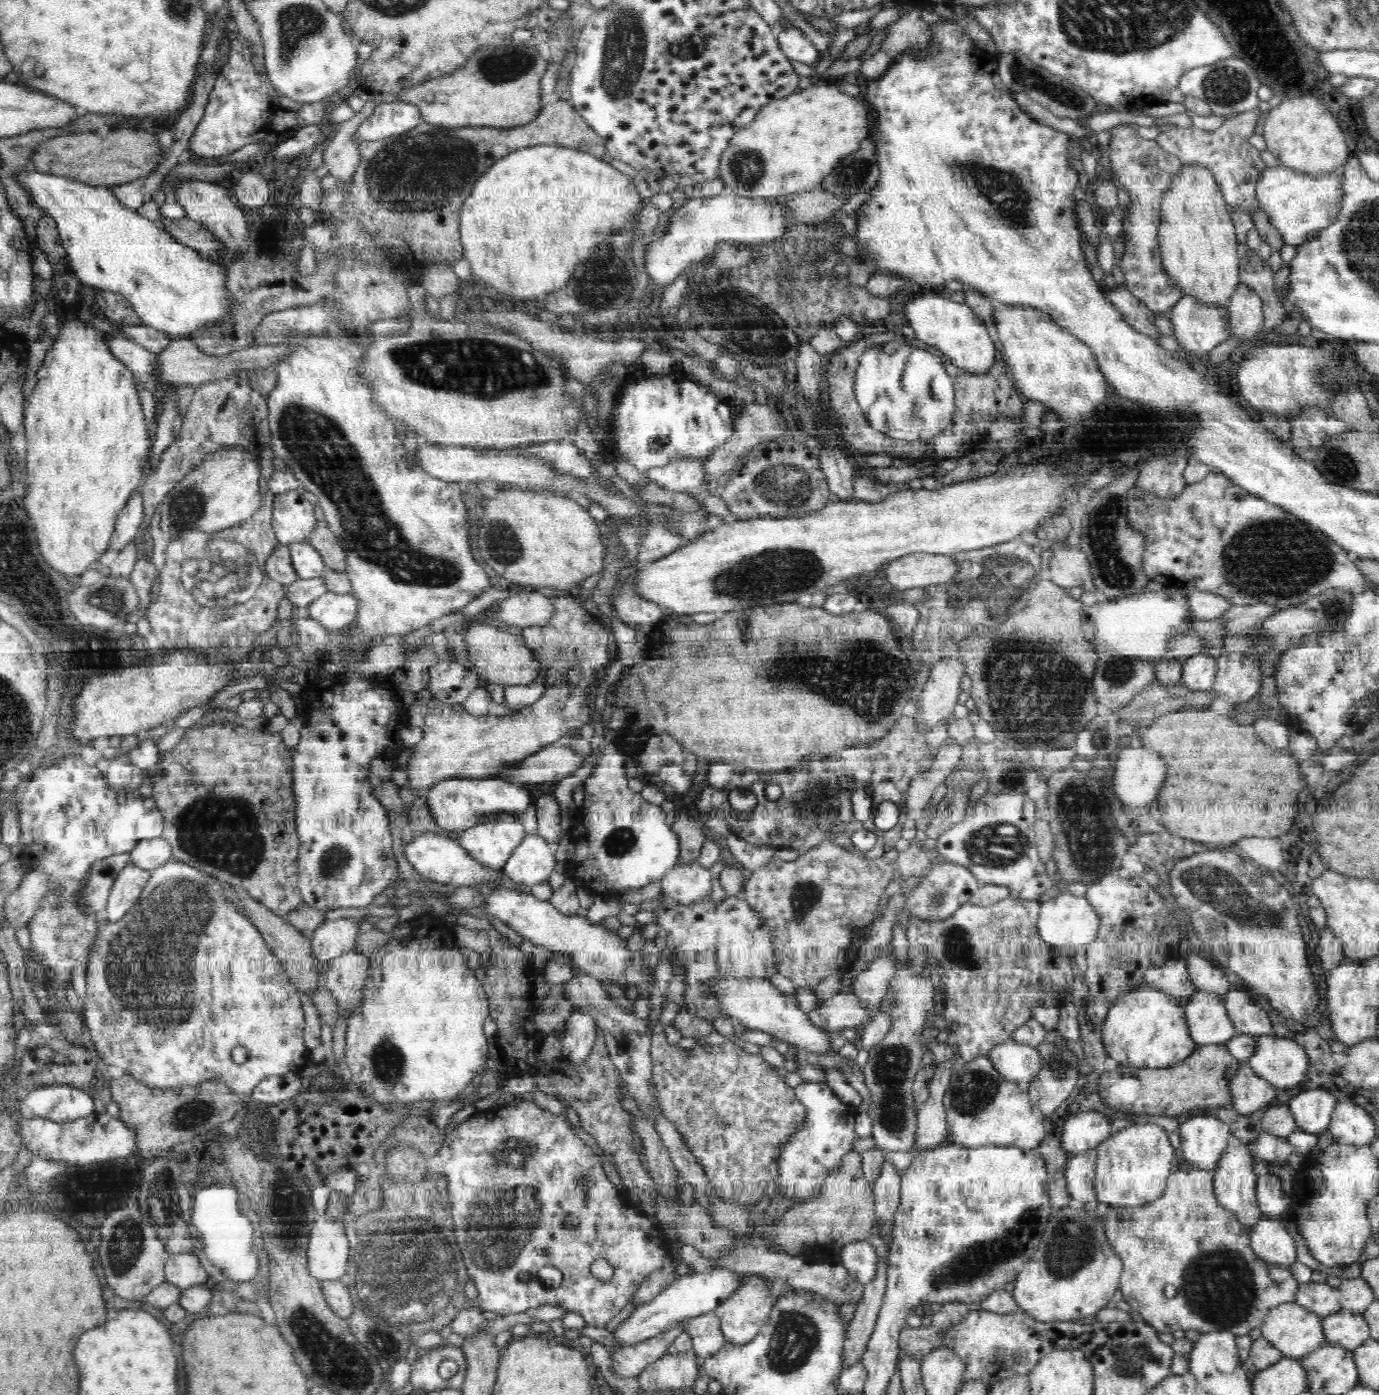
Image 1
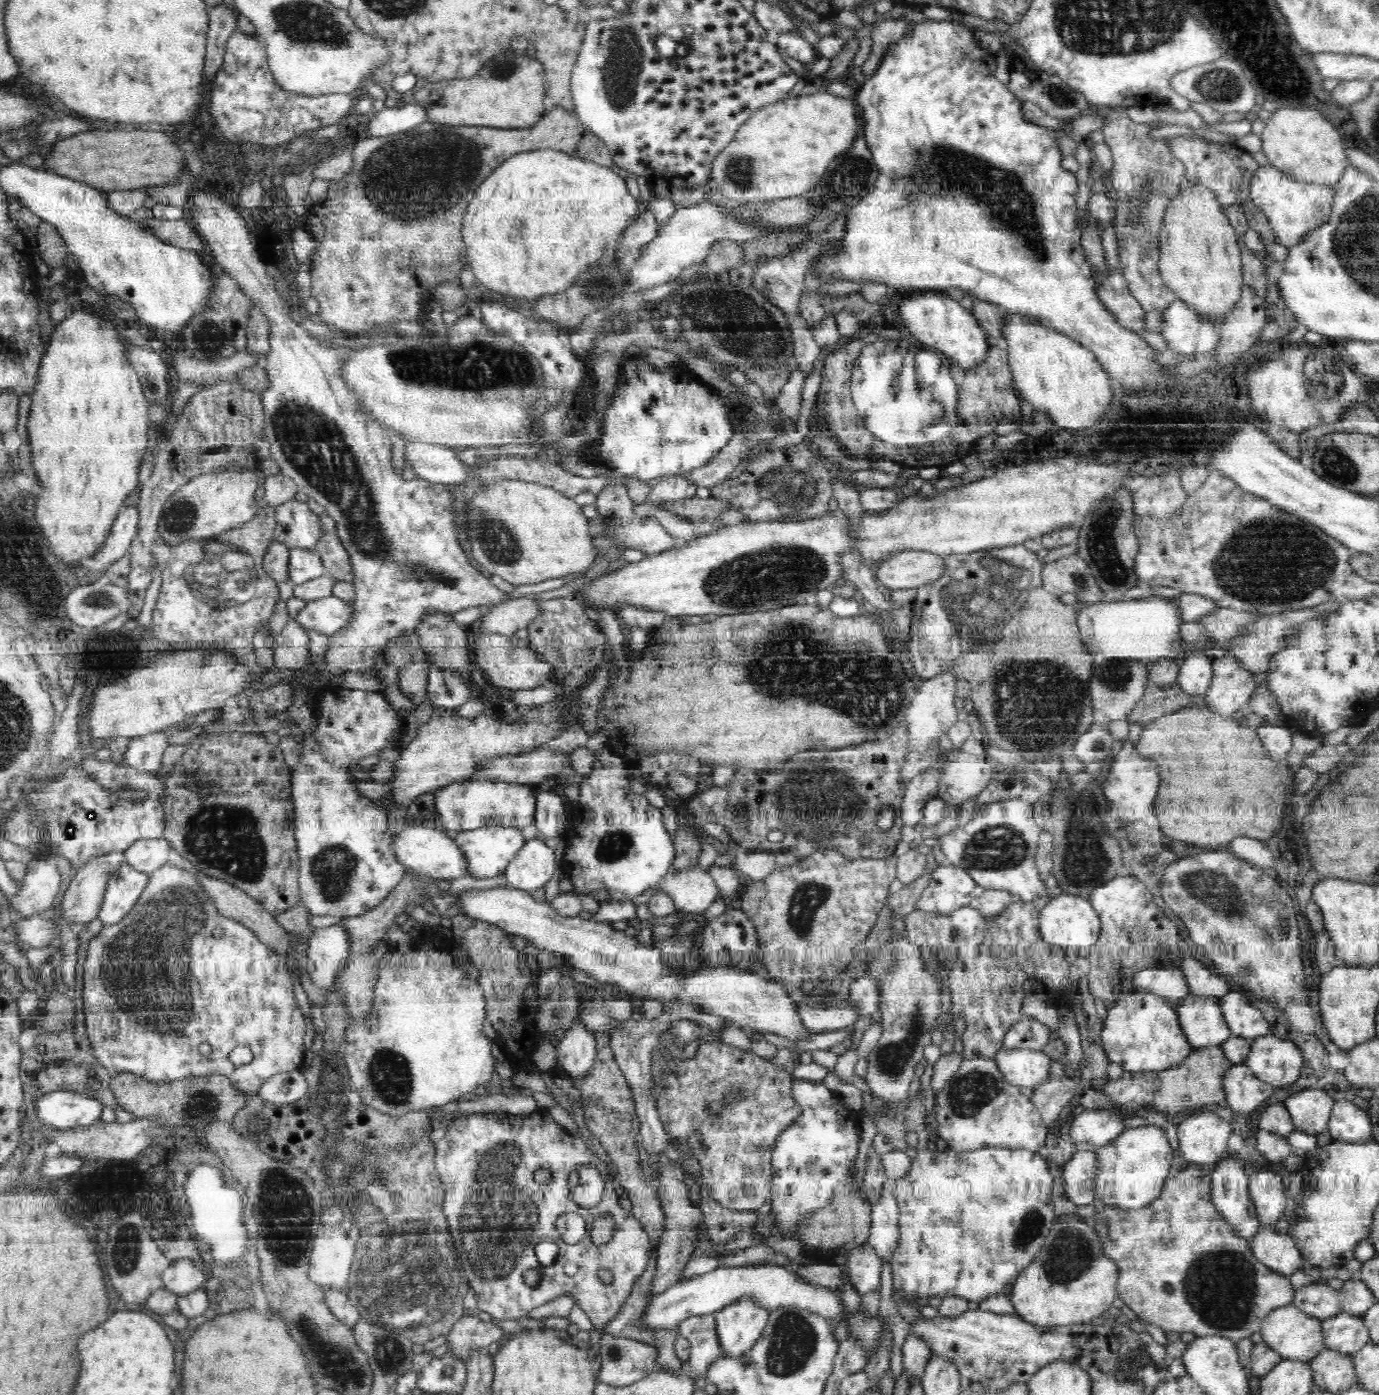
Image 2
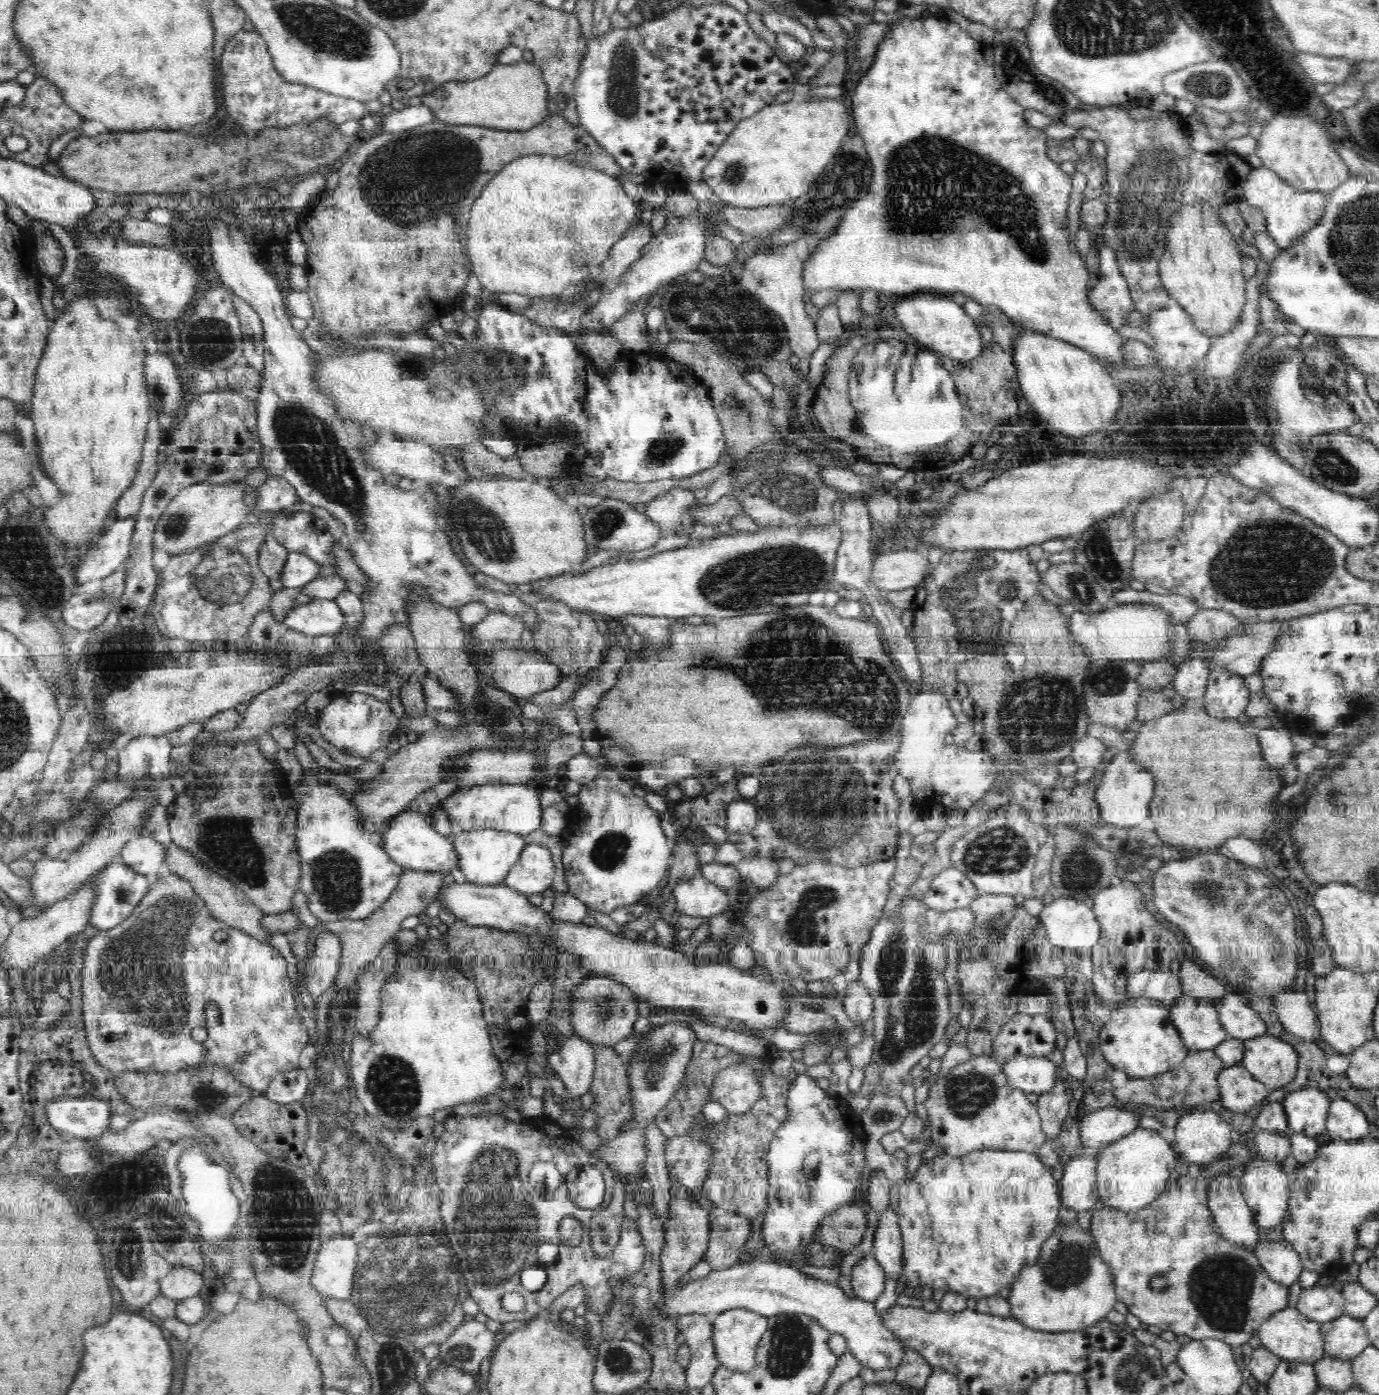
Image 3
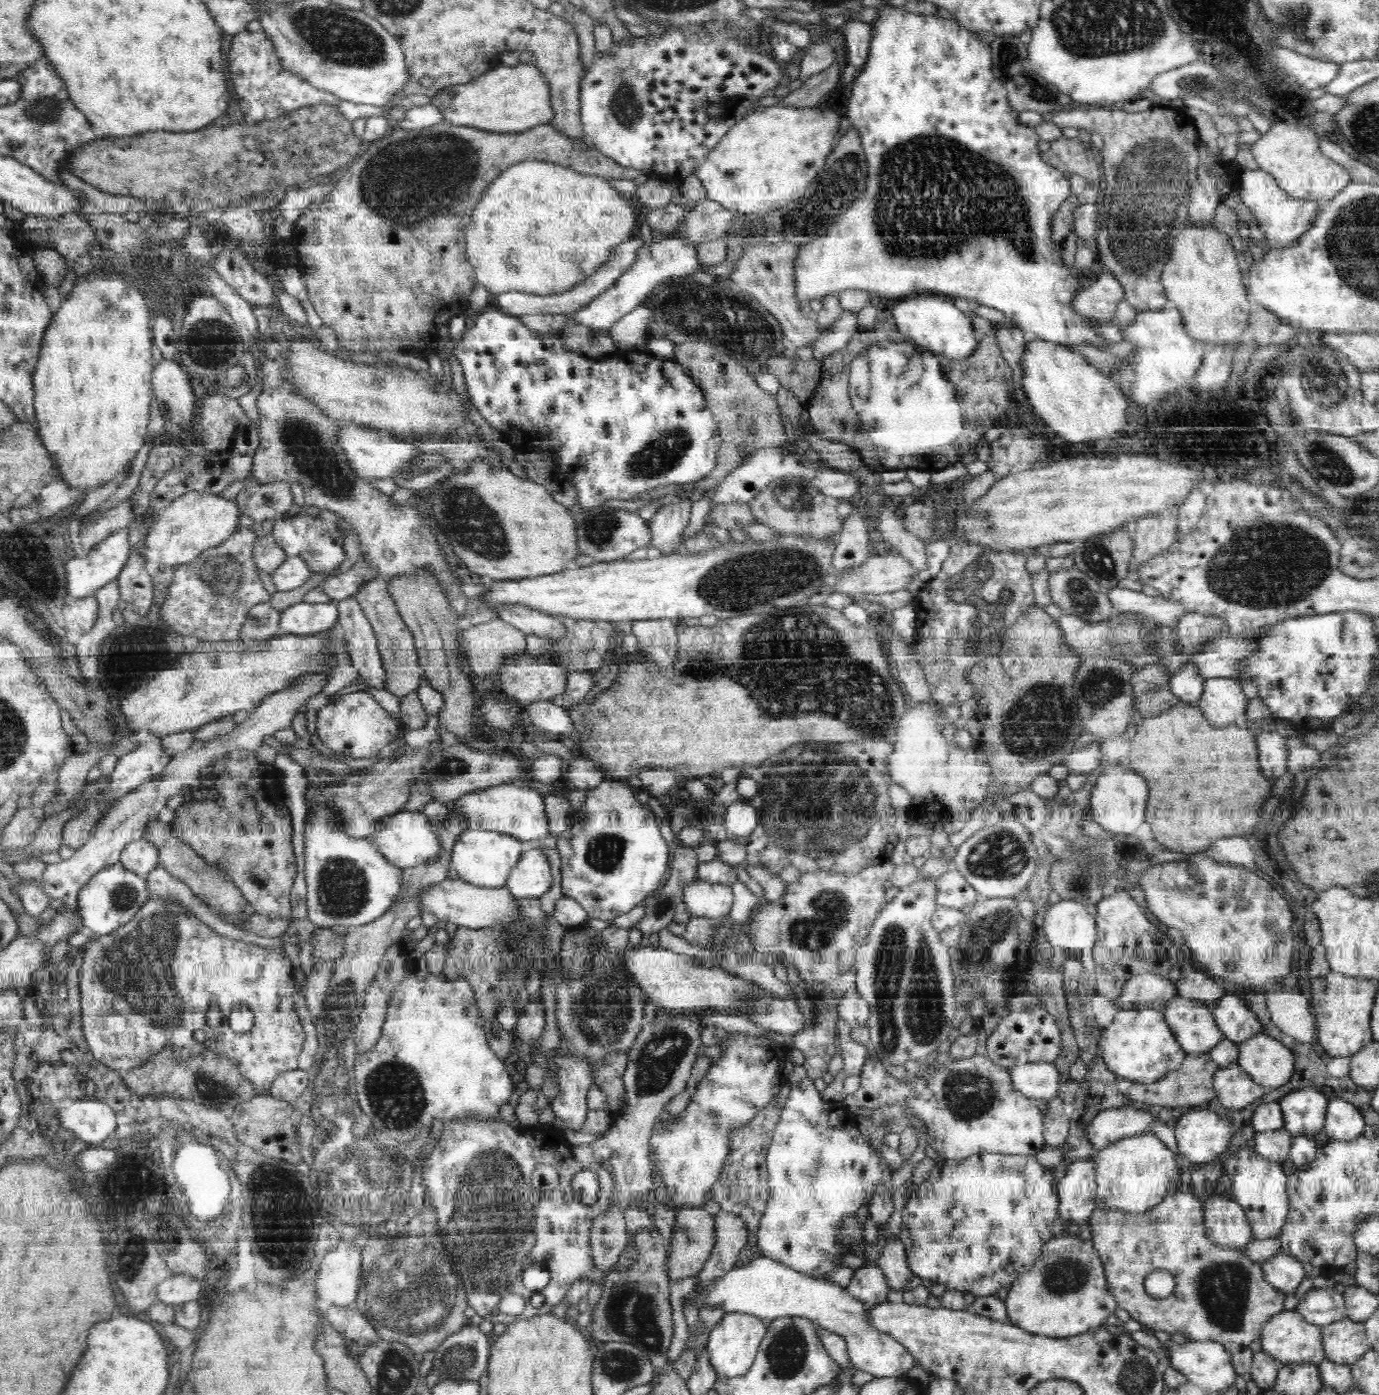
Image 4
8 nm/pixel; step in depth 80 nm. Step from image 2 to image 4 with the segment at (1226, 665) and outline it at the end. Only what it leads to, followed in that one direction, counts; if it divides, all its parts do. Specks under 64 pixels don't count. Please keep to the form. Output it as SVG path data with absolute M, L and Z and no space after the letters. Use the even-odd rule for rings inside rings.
M1208 678L1205 679L1204 690L1195 706L1202 711L1203 717L1212 727L1229 726L1232 722L1243 720L1249 699L1242 691L1241 684L1236 678Z

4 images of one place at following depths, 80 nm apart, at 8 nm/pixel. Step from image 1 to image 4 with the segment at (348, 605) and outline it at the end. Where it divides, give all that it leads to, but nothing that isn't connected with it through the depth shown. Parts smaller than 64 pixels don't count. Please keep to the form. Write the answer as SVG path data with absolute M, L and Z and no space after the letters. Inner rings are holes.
M336 601L330 603L296 603L281 612L280 634L311 635L334 629L339 620Z

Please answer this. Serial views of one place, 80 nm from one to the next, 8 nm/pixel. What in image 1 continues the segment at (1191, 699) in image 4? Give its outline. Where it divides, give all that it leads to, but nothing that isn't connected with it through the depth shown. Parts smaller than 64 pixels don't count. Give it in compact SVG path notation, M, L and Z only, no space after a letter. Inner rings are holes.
M1217 653L1195 654L1182 660L1183 669L1180 682L1190 690L1211 690L1217 676Z

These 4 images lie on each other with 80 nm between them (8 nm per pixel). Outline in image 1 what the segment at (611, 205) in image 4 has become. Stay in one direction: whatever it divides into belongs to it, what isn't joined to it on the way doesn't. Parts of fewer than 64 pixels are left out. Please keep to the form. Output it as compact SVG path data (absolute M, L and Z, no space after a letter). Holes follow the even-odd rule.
M539 143L536 146L522 147L520 150L510 151L510 154L496 159L488 167L488 170L484 171L475 180L471 193L463 200L462 208L459 211L459 232L463 245L463 258L470 264L475 280L479 281L485 290L492 291L495 295L506 299L507 302L512 300L539 301L544 296L565 288L577 267L591 258L591 255L604 238L616 234L626 223L635 220L641 204L642 199L636 192L633 179L630 179L630 177L590 151L582 151L578 150L577 147L560 146L552 143Z

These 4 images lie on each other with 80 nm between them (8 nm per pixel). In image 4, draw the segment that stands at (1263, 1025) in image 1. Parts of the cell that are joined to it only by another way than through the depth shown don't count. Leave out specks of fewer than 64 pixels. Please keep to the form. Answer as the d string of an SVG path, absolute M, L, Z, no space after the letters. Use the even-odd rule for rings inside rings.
M1222 996L1213 1010L1213 1016L1226 1039L1241 1043L1262 1033L1263 1026L1254 1012L1248 1008L1246 1001L1238 996Z

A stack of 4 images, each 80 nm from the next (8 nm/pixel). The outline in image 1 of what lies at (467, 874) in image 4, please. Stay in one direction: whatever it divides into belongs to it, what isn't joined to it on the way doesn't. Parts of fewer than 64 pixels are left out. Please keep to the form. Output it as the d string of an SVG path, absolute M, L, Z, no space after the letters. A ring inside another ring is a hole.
M502 811L455 834L455 837L483 866L504 868L514 848L526 834L520 815Z

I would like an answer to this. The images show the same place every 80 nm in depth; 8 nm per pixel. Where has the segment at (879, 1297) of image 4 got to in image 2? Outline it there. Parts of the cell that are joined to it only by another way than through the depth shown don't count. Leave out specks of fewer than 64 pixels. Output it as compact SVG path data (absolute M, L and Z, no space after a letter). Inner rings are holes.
M862 1244L848 1252L847 1260L844 1261L848 1267L848 1275L851 1285L864 1296L875 1292L880 1286L882 1272L882 1261L874 1253L870 1244Z

